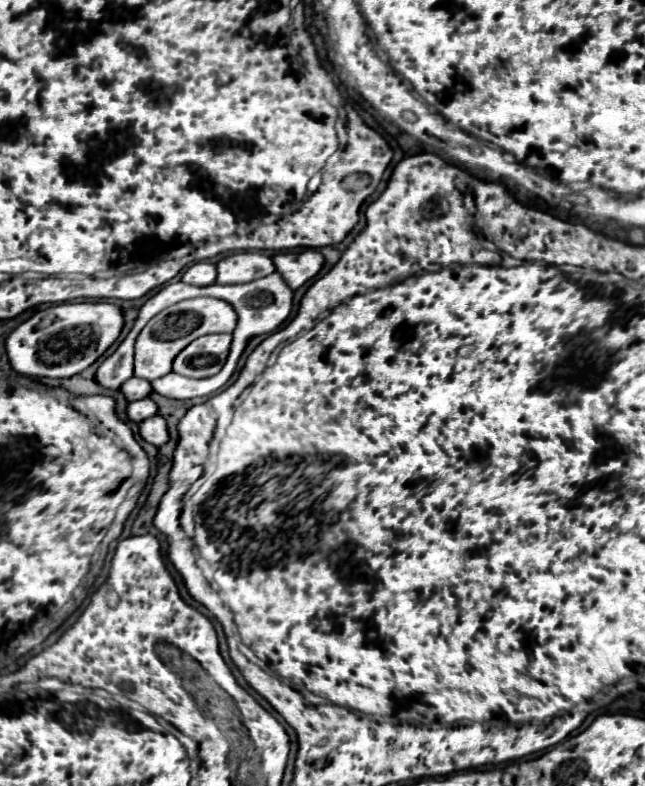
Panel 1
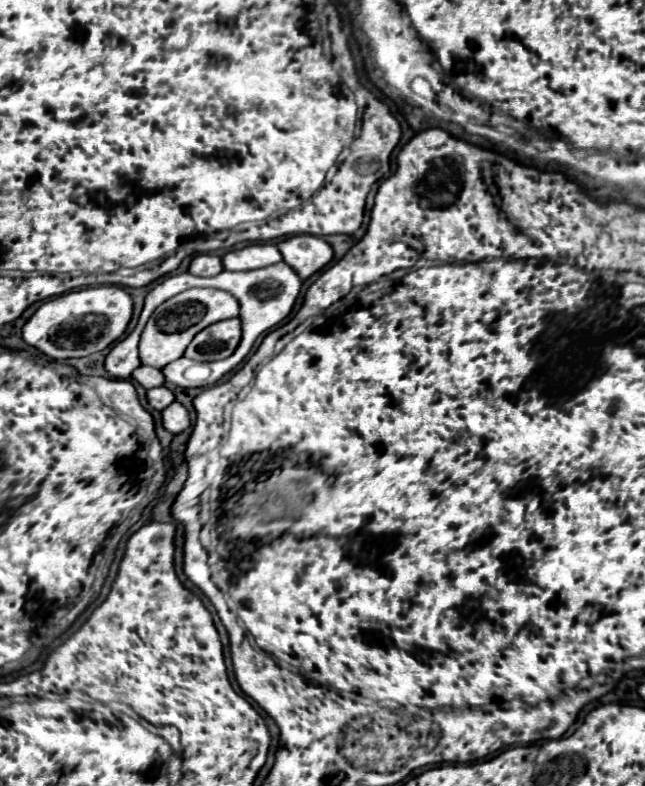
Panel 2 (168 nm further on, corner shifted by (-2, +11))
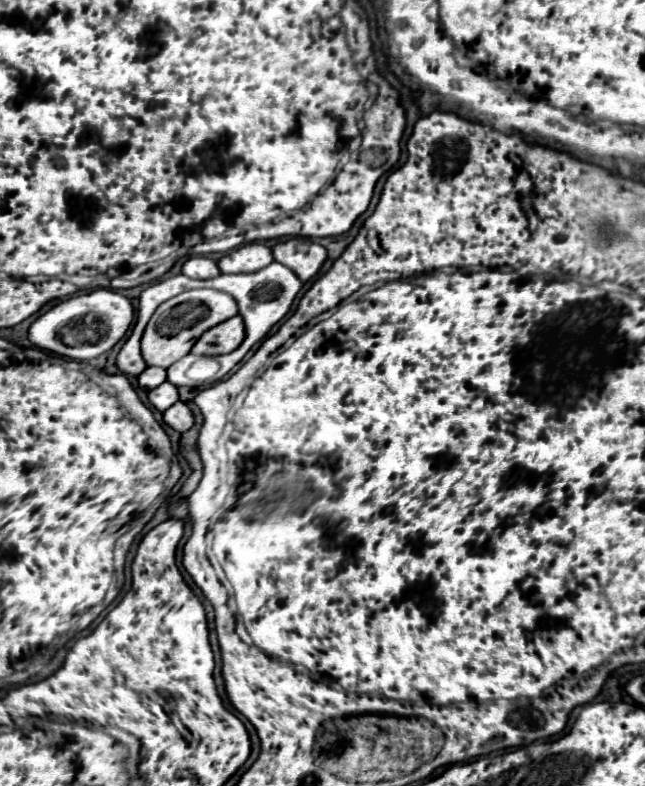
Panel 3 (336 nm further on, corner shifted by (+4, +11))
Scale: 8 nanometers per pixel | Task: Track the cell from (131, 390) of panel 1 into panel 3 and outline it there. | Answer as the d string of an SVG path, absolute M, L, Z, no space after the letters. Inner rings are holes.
M146 367L140 375L138 375L138 385L146 391L162 385L166 381L166 369L160 367Z

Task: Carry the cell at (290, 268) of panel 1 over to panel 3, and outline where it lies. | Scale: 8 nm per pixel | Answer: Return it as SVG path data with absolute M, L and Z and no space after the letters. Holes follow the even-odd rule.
M290 237L272 247L274 259L292 269L300 281L312 279L326 261L326 249L312 239Z

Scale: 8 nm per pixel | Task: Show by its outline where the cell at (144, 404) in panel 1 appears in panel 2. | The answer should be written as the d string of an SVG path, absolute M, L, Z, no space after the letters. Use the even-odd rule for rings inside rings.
M154 387L154 389L150 389L148 391L148 403L154 407L154 409L158 409L158 411L162 411L162 409L166 409L176 397L174 397L174 393L168 389L168 387Z

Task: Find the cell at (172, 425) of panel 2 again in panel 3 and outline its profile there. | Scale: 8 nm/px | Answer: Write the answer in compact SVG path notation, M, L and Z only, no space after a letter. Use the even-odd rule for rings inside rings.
M176 401L172 407L164 411L164 421L178 433L184 433L194 425L194 417L182 401Z

